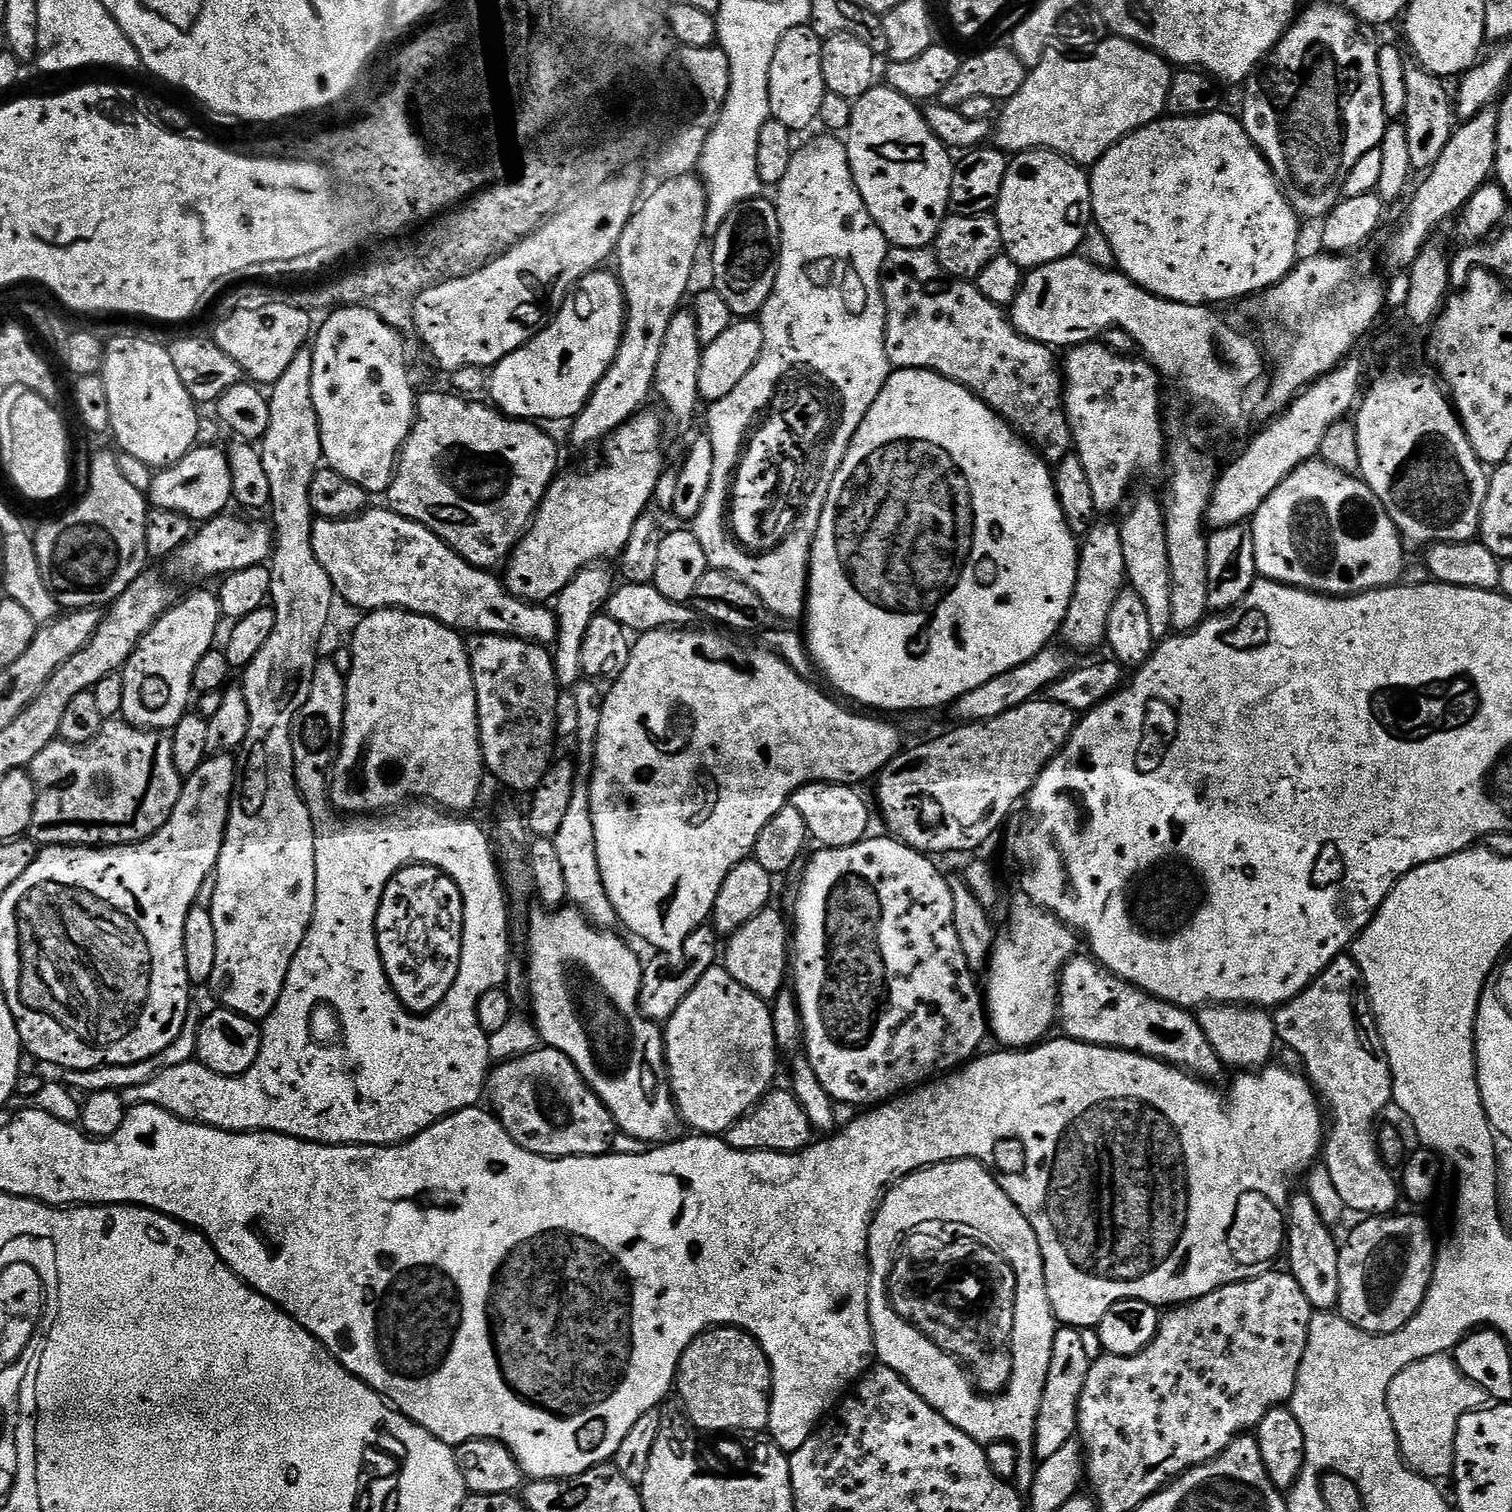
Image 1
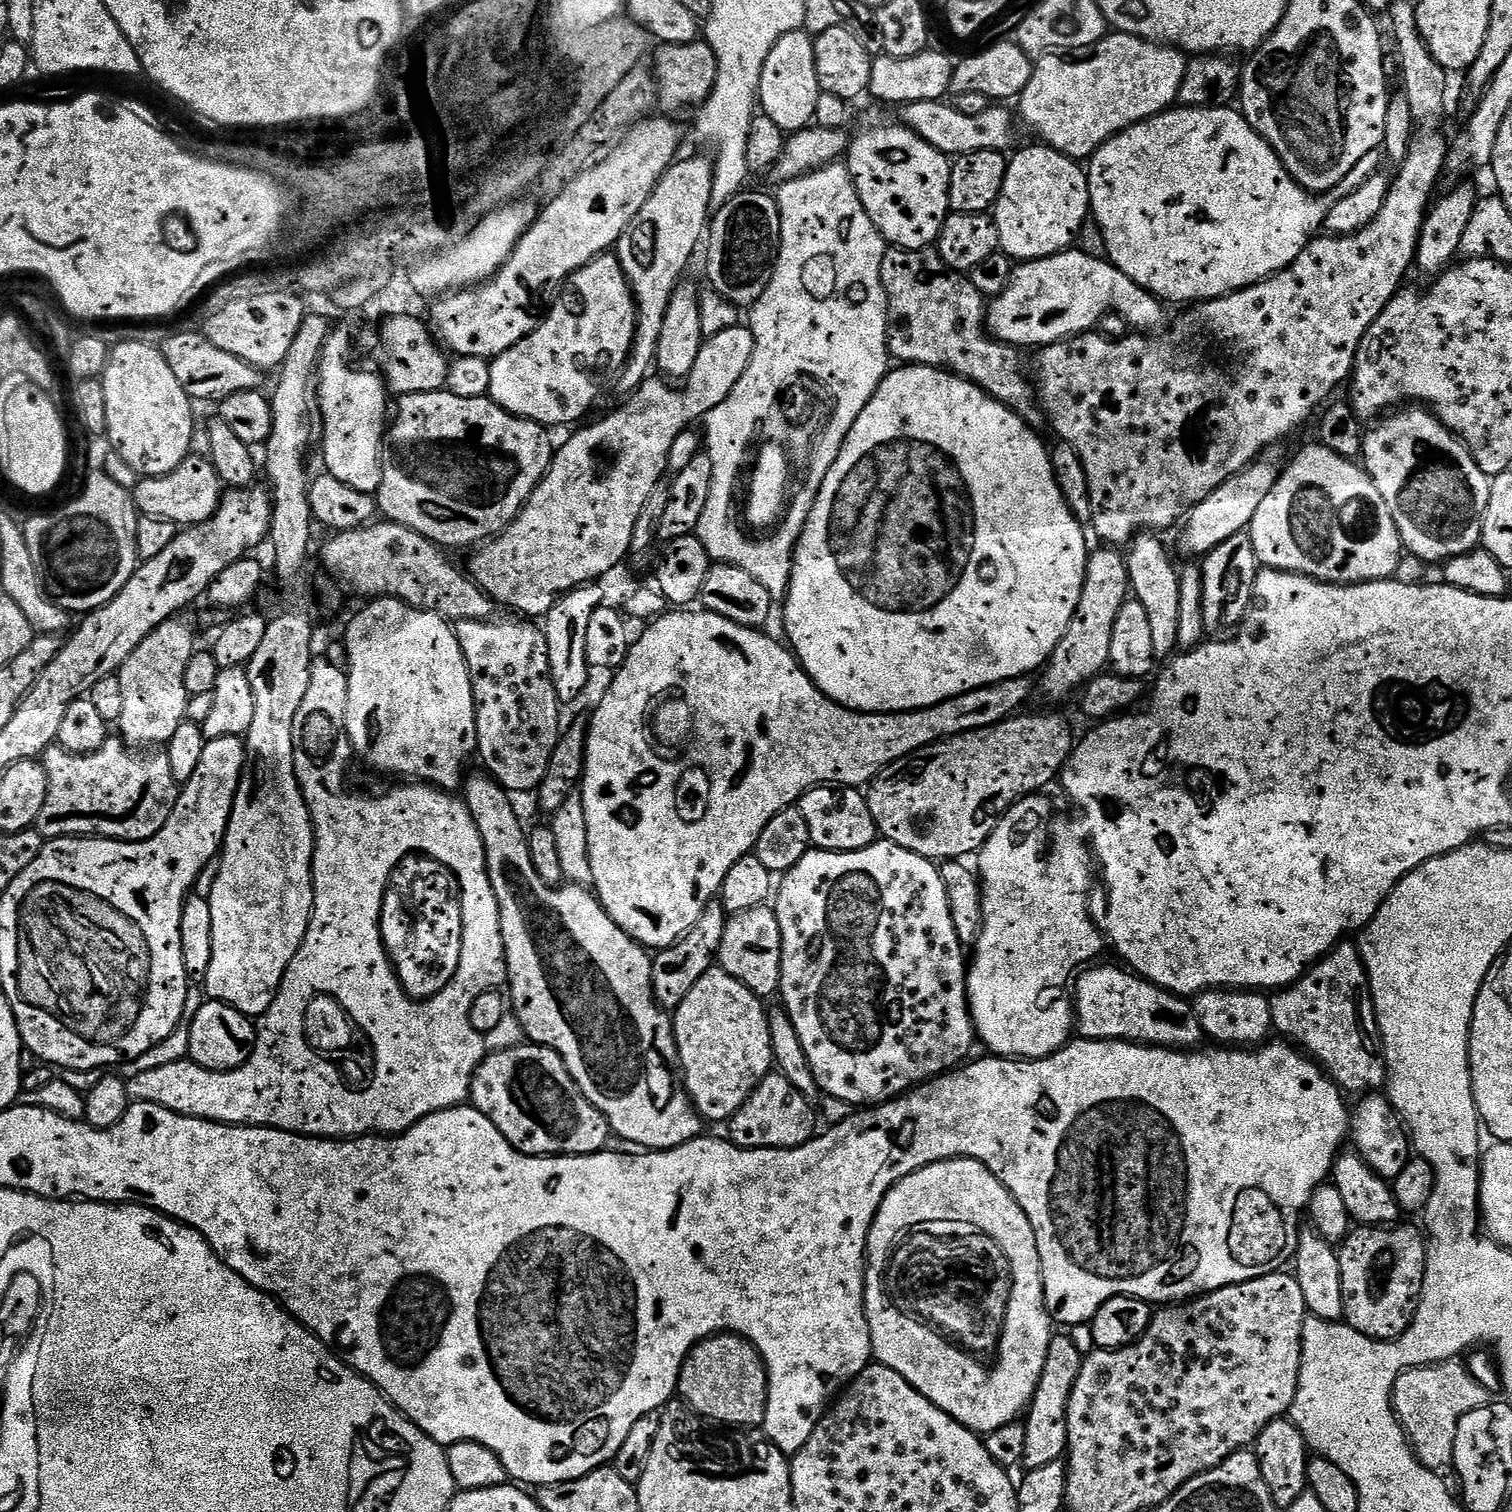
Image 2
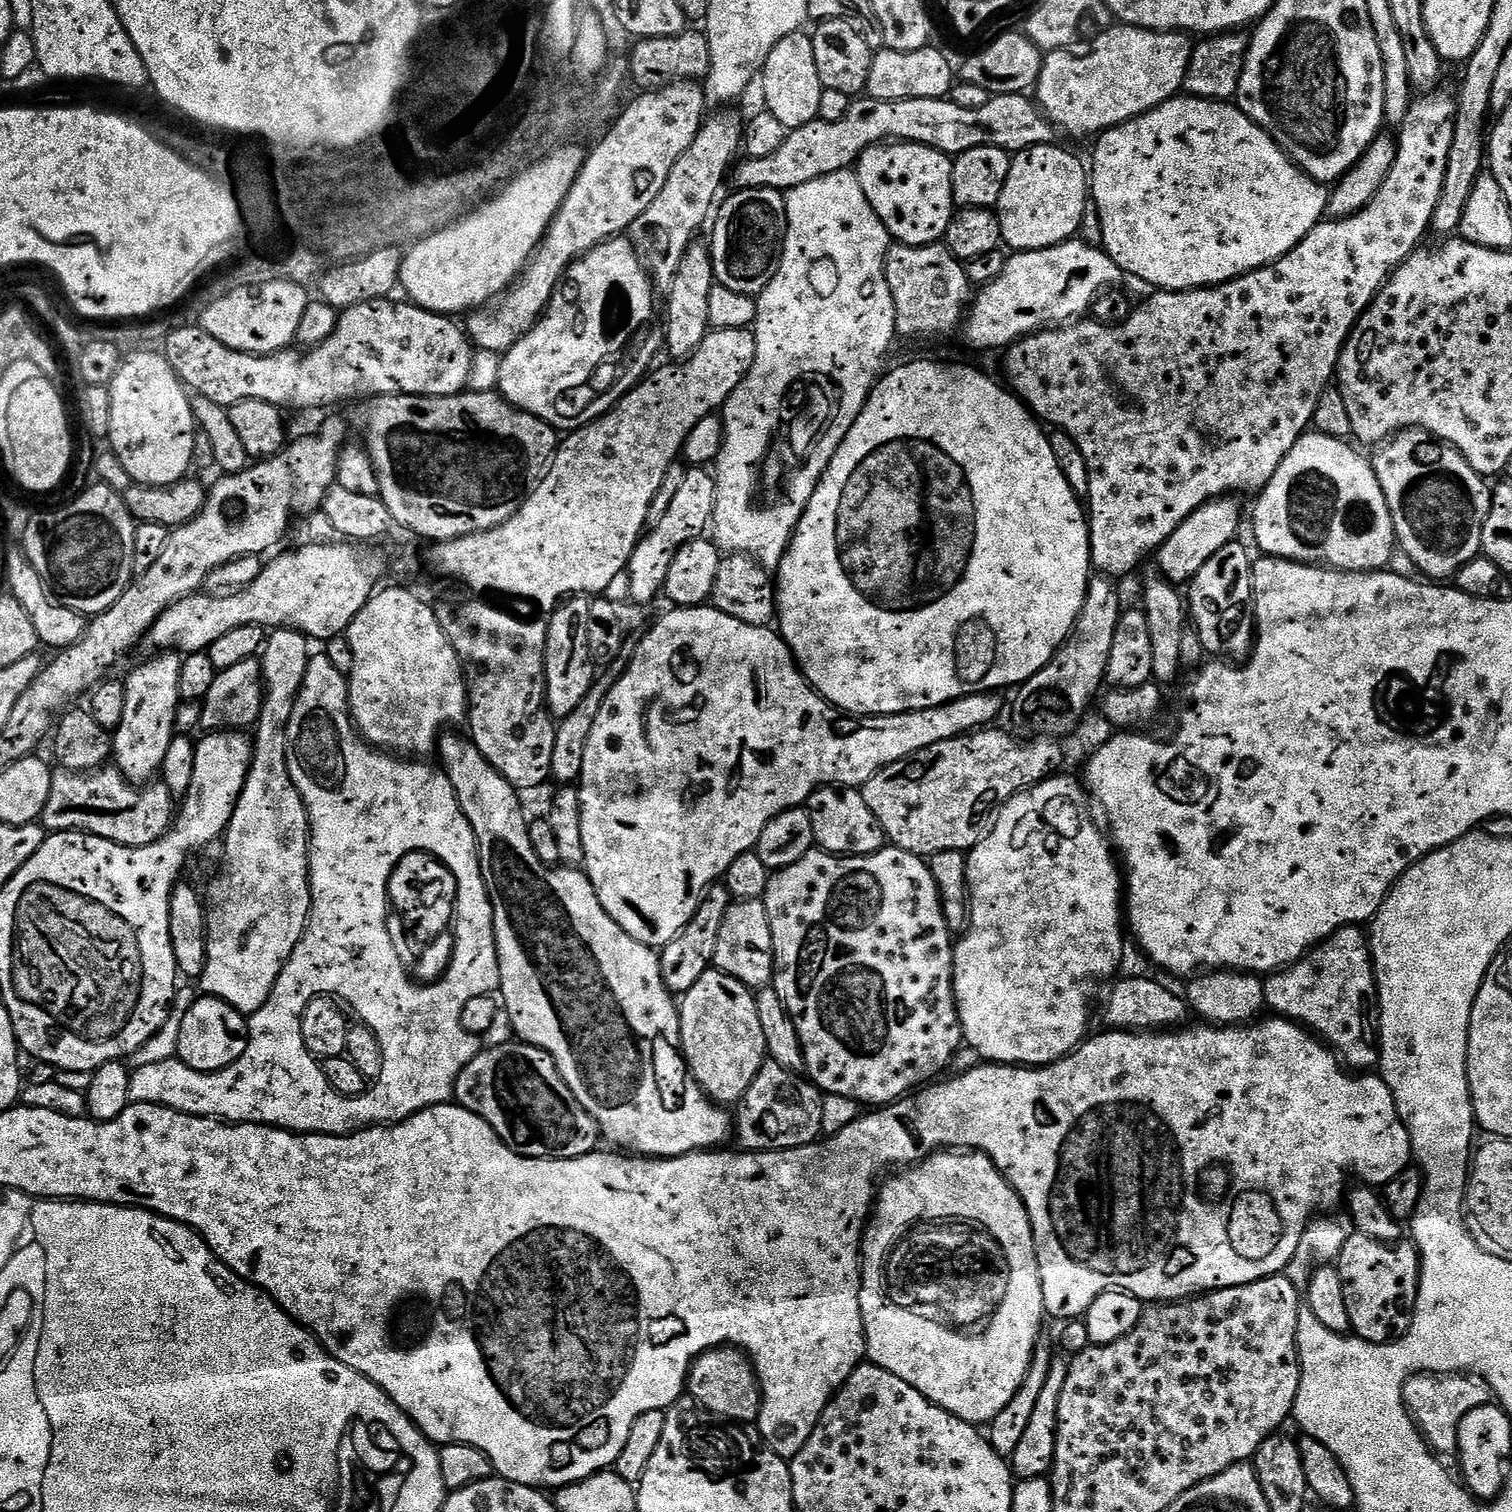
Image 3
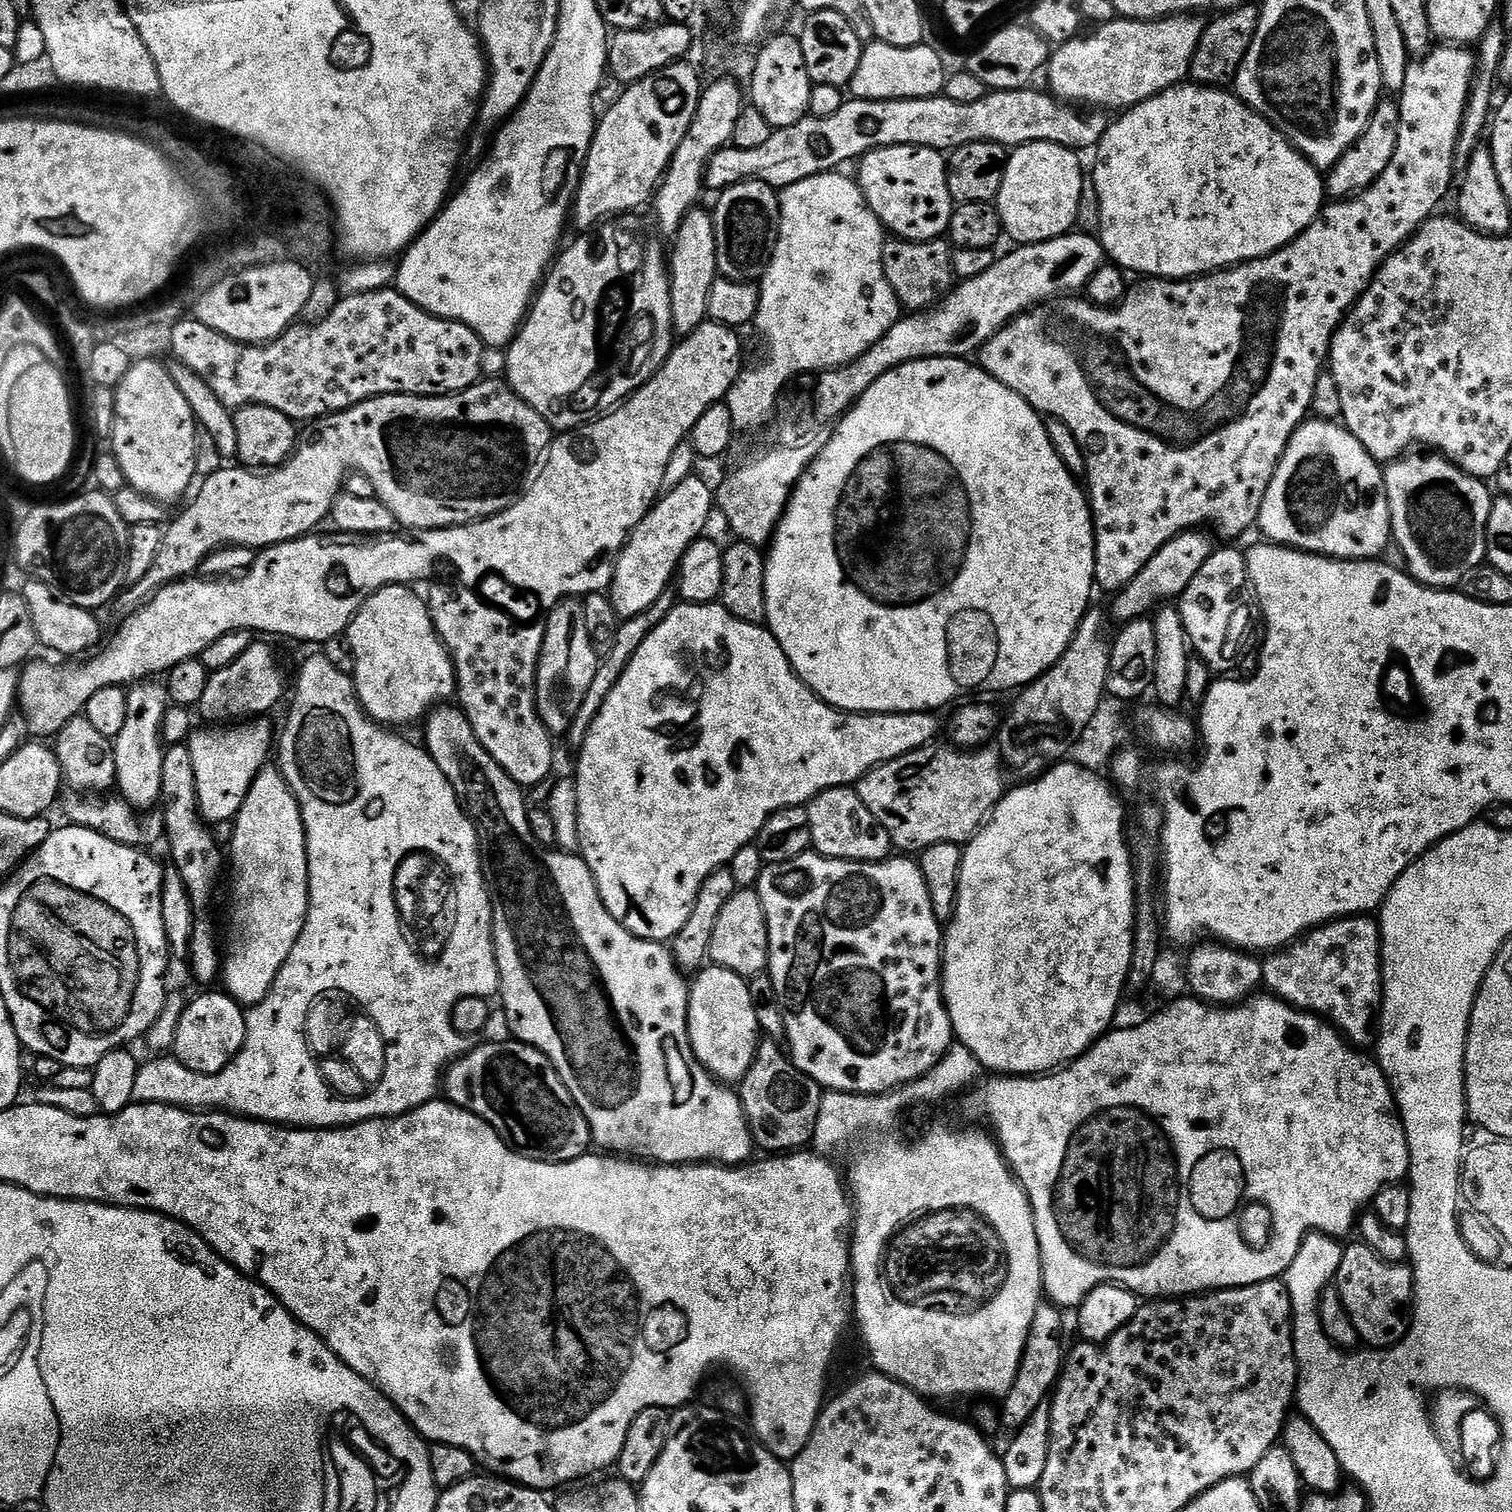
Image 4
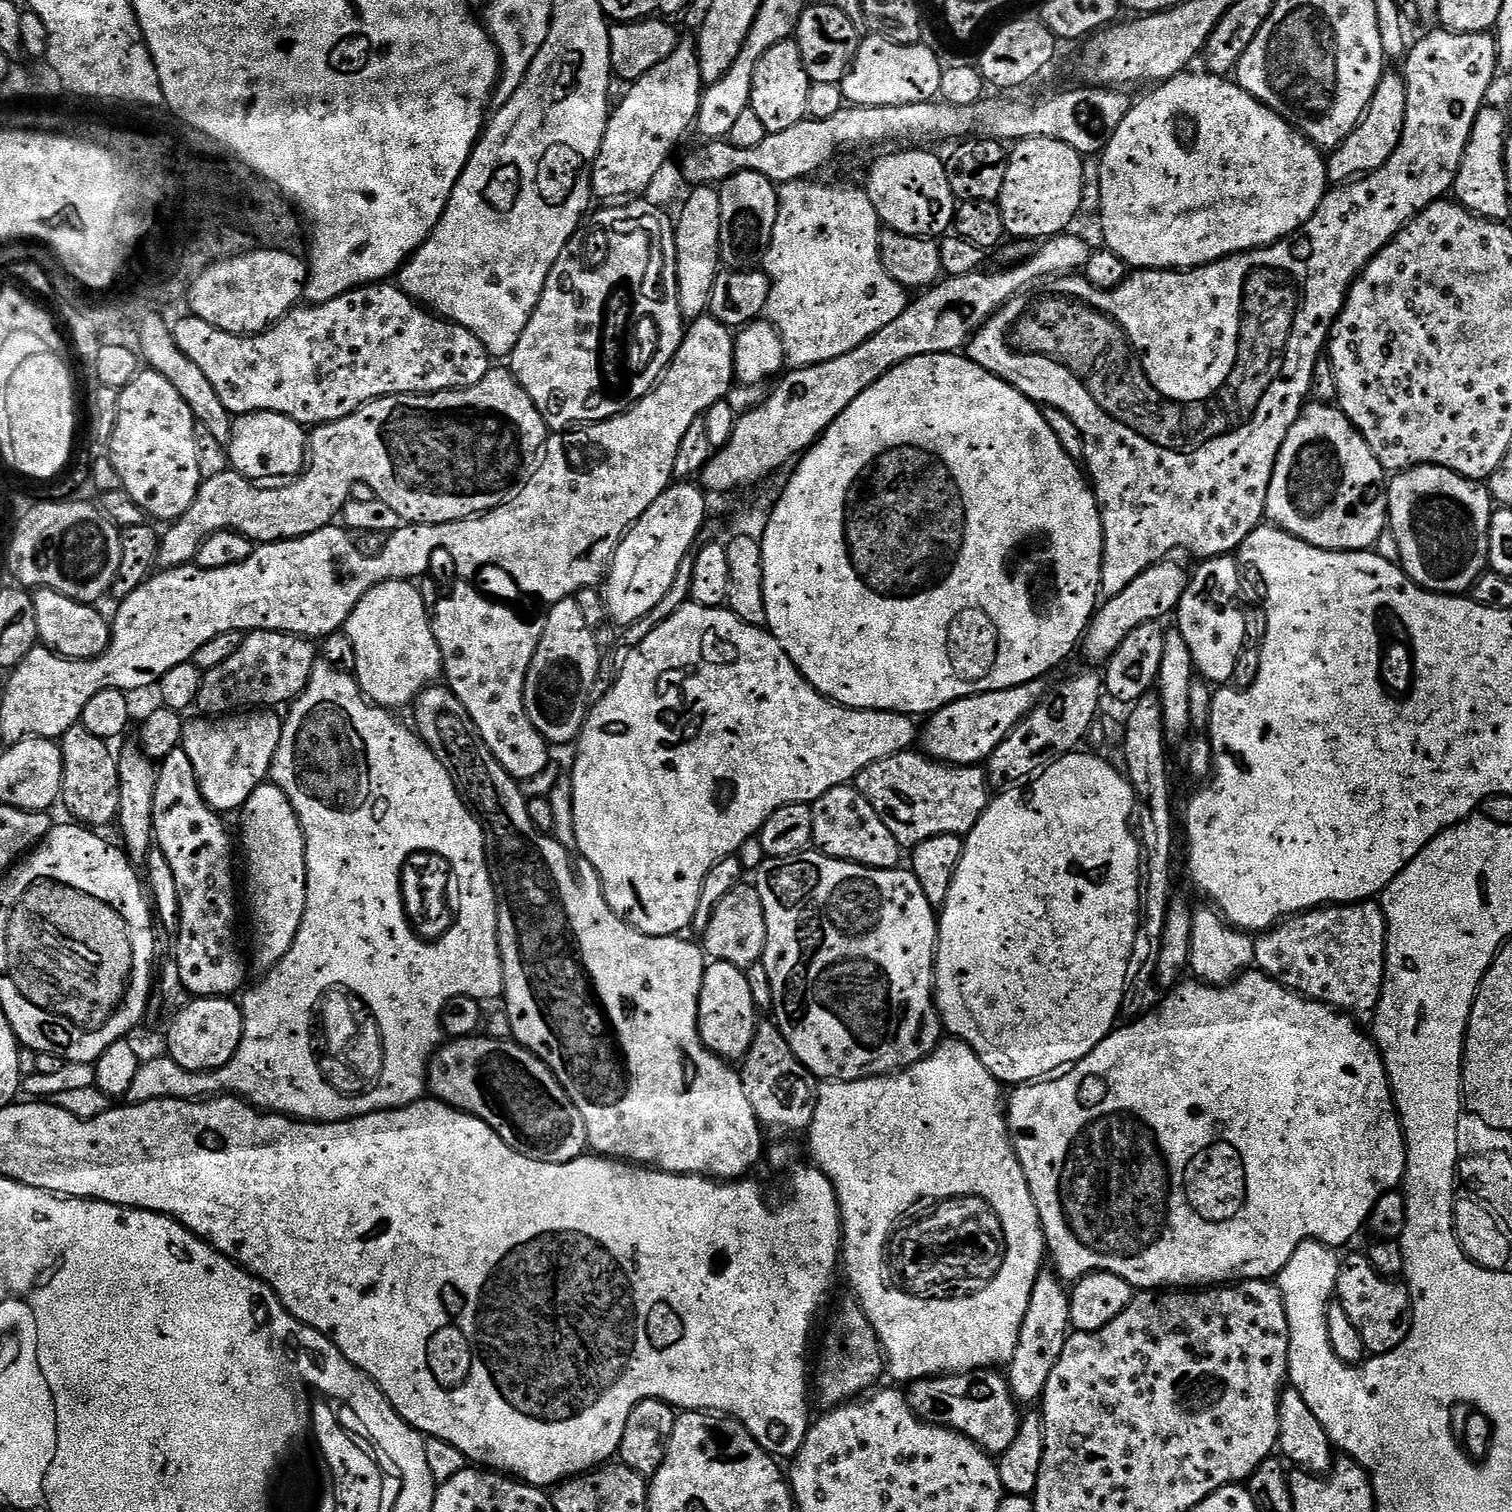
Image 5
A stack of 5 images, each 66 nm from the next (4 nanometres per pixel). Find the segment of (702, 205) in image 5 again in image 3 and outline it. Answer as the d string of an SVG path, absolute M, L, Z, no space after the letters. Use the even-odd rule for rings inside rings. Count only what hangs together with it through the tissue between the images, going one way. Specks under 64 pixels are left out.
M694 242L687 248L682 262L678 266L678 274L674 274L672 284L666 290L668 305L662 308L662 344L673 361L687 360L698 350L702 338L710 331L710 290L717 283L712 269L711 251L707 245Z

